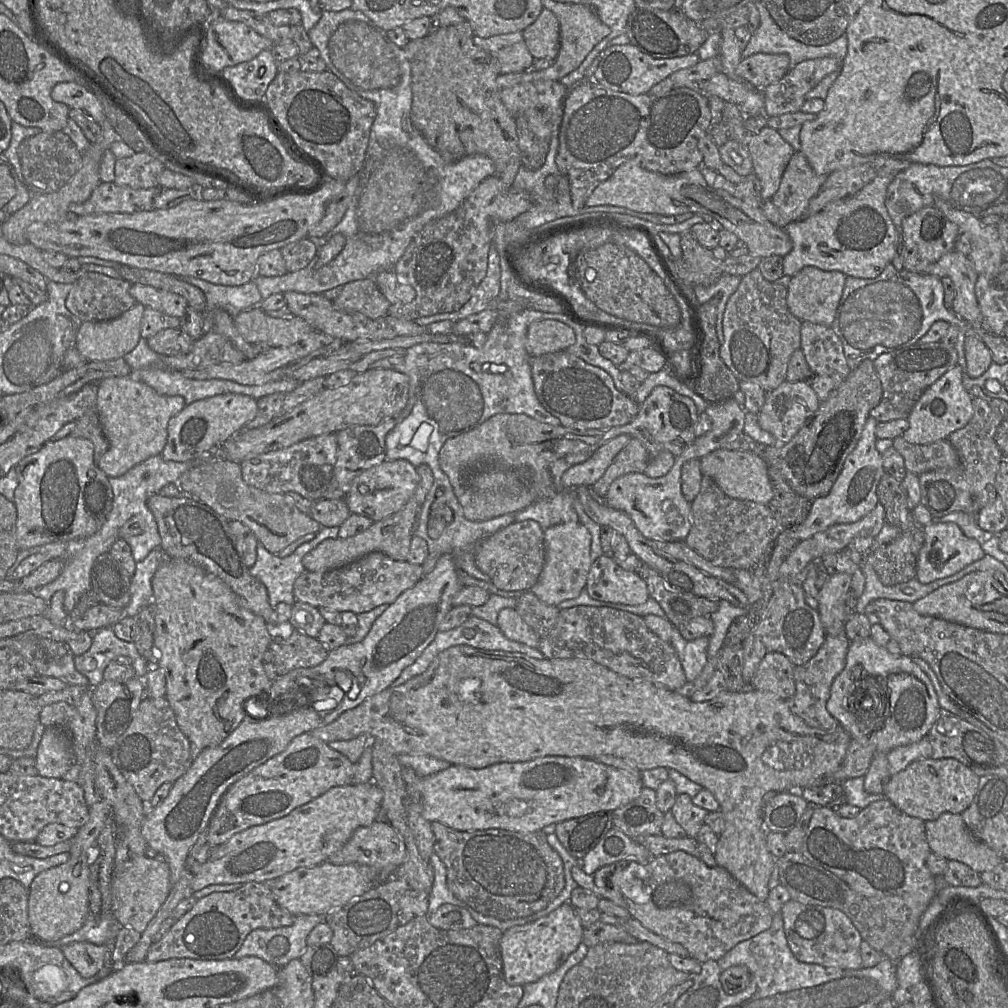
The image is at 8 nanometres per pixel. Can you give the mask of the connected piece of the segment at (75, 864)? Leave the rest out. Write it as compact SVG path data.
M105 799L89 807L89 819L70 839L69 859L64 864L39 873L29 887L28 920L32 938L43 943L52 943L76 932L82 927L89 914L89 865L87 849L97 843L97 838L112 809Z

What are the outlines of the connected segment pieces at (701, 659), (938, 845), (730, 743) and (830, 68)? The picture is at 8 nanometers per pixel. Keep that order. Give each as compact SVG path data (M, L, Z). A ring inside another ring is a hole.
M673 627L670 643L676 651L687 680L695 680L708 661L709 637L702 636L694 640L686 640L678 628Z
M942 813L937 819L925 822L925 833L932 853L947 860L962 862L977 873L990 871L1003 861L994 850L970 833L961 814Z
M467 645L453 646L453 647L450 647L446 650L442 651L441 653L439 653L434 658L434 660L431 662L429 667L422 674L419 674L419 675L411 678L410 680L408 680L407 682L405 682L402 685L399 685L397 687L389 687L389 688L383 690L382 692L365 699L357 707L355 707L353 709L350 709L350 710L347 710L344 713L342 713L336 720L334 720L330 724L328 724L324 727L319 727L319 728L317 728L317 729L309 732L309 733L312 734L314 737L320 739L321 741L327 743L327 744L330 743L330 742L334 742L334 741L351 740L351 739L353 739L353 738L355 738L359 735L364 734L366 736L373 737L376 741L383 742L396 755L430 756L430 757L434 757L434 758L438 758L438 759L447 761L451 765L461 765L461 766L466 766L466 767L469 767L469 768L485 768L487 766L490 766L490 765L493 765L493 764L496 764L496 763L501 763L501 762L527 762L527 761L533 760L533 759L538 758L538 757L543 757L543 756L567 756L567 757L592 758L592 757L599 757L599 756L602 756L602 755L611 755L611 756L618 757L618 758L626 760L628 763L632 764L633 766L635 766L640 771L649 770L649 769L653 769L653 768L657 768L657 767L665 767L665 768L668 768L668 769L674 769L674 770L678 771L679 773L683 774L684 776L686 776L687 778L689 778L691 781L701 785L704 789L707 789L707 790L711 791L711 793L718 800L718 802L720 804L720 810L723 813L724 819L725 819L725 830L723 831L723 833L719 837L719 842L717 844L717 850L714 854L716 862L719 866L725 868L737 881L739 881L747 890L749 890L752 894L754 894L756 897L758 897L761 901L766 901L768 899L769 892L770 892L769 880L770 880L771 874L773 872L774 866L776 864L776 859L773 857L771 852L768 850L767 844L766 844L766 833L767 832L766 832L766 828L765 828L765 825L764 825L763 797L770 791L774 791L776 793L780 793L780 792L784 792L784 791L800 791L800 790L802 790L803 788L806 788L806 787L810 787L810 786L814 786L814 785L821 785L821 783L837 782L837 781L832 780L831 777L841 767L841 765L842 765L842 763L843 763L843 761L846 757L846 753L847 753L849 744L852 740L851 736L848 734L848 732L841 725L838 725L835 729L830 729L830 730L823 730L823 729L818 729L818 728L814 728L814 727L809 726L808 724L805 723L805 721L803 719L801 719L800 717L798 717L797 715L795 715L791 712L791 710L789 709L789 707L787 705L786 700L780 698L776 694L774 694L772 692L769 692L769 691L763 691L763 690L755 689L755 690L750 691L750 692L742 692L742 691L733 692L733 691L727 690L725 692L721 692L719 695L717 695L716 697L714 697L711 700L702 701L702 702L694 702L690 698L685 697L683 695L680 695L675 690L669 690L669 689L667 689L663 686L657 685L657 684L655 684L653 682L650 682L650 681L636 680L636 679L631 679L631 678L625 677L625 676L620 675L620 674L616 673L616 672L614 672L614 671L612 671L612 670L610 670L610 669L608 669L608 668L606 668L606 667L604 667L604 666L602 666L602 665L600 665L600 664L598 664L598 663L596 663L592 660L588 660L588 659L548 659L548 658L535 659L535 658L531 658L531 657L529 657L525 654L522 654L522 653L506 652L506 651L500 651L500 650L496 650L496 651L494 651L494 650L483 650L483 649L473 648L473 647L470 647L470 646L467 646Z
M835 57L809 59L797 64L780 81L763 89L766 116L800 111L806 93L841 66L842 61Z

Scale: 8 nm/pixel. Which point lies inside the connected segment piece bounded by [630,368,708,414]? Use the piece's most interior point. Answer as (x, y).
(662, 378)

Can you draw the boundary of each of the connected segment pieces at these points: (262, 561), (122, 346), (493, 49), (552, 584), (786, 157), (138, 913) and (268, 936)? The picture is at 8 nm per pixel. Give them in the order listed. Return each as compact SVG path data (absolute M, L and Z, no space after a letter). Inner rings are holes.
M321 527L315 538L300 545L291 555L280 558L270 553L258 542L256 561L249 568L252 577L262 582L268 593L270 606L275 608L279 603L293 605L294 583L305 571L303 557L325 539L338 538L339 527Z
M136 303L117 318L83 322L76 348L88 361L113 360L125 356L138 344L145 306Z
M522 32L494 35L489 38L474 35L473 42L477 47L491 52L497 58L500 74L524 72L533 68L535 58L528 50Z
M579 521L551 526L543 531L545 562L537 582L529 590L541 602L558 606L562 601L577 598L585 588L592 564L590 558L591 535Z
M767 126L757 134L747 132L747 146L754 173L761 183L762 200L770 200L778 190L783 173L795 151L777 130Z
M138 856L126 863L122 871L116 871L111 885L111 911L121 926L132 927L143 933L171 890L170 869L160 858Z
M298 915L291 926L252 930L234 958L255 956L280 969L301 957L307 948L307 936L316 925L323 922L323 917Z

